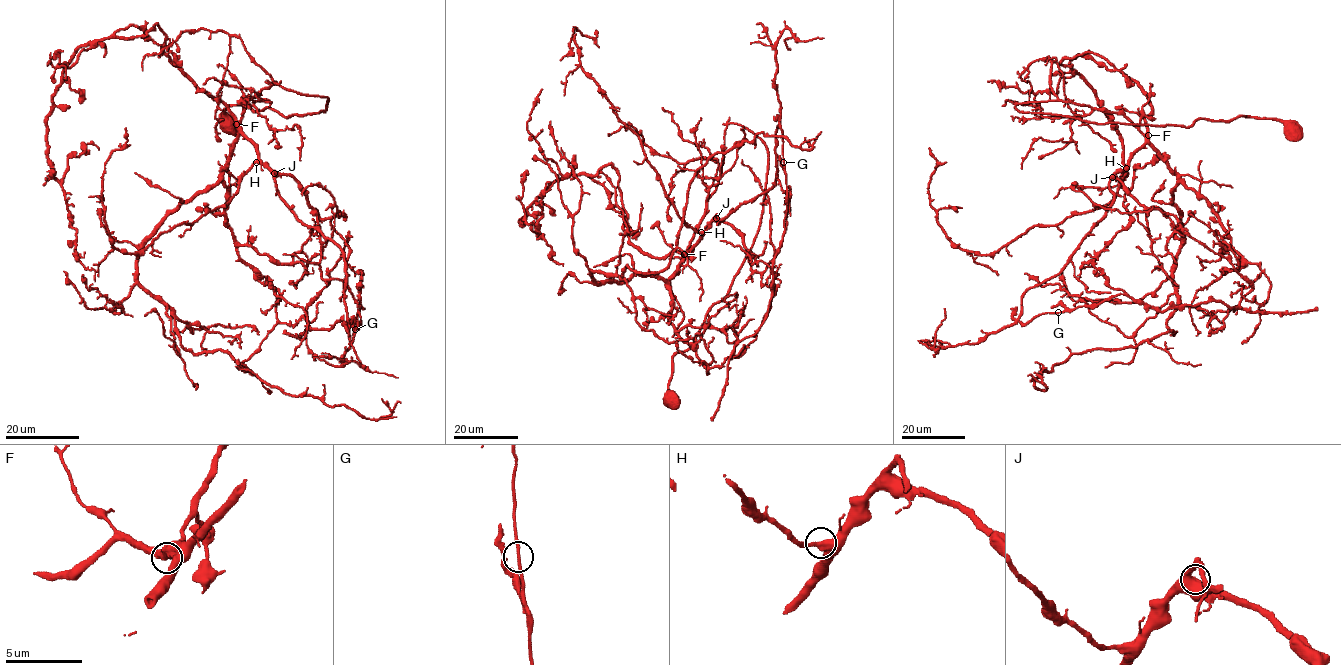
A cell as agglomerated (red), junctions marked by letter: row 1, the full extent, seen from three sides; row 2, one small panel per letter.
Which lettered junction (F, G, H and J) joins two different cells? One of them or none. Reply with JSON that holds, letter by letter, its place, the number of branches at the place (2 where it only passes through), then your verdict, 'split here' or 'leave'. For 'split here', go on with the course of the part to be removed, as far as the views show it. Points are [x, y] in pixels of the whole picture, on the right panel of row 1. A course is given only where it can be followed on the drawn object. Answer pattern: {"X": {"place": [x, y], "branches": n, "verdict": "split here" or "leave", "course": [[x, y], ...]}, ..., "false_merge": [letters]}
{"F": {"place": [1148, 135], "branches": 2, "verdict": "leave"}, "G": {"place": [1058, 312], "branches": 2, "verdict": "split here", "course": [[1058, 312], [1096, 306], [1119, 294], [1160, 311], [1221, 301], [1237, 308], [1252, 286], [1179, 224]]}, "H": {"place": [1126, 168], "branches": 2, "verdict": "leave"}, "J": {"place": [1112, 177], "branches": 2, "verdict": "leave"}, "false_merge": ["G"]}

